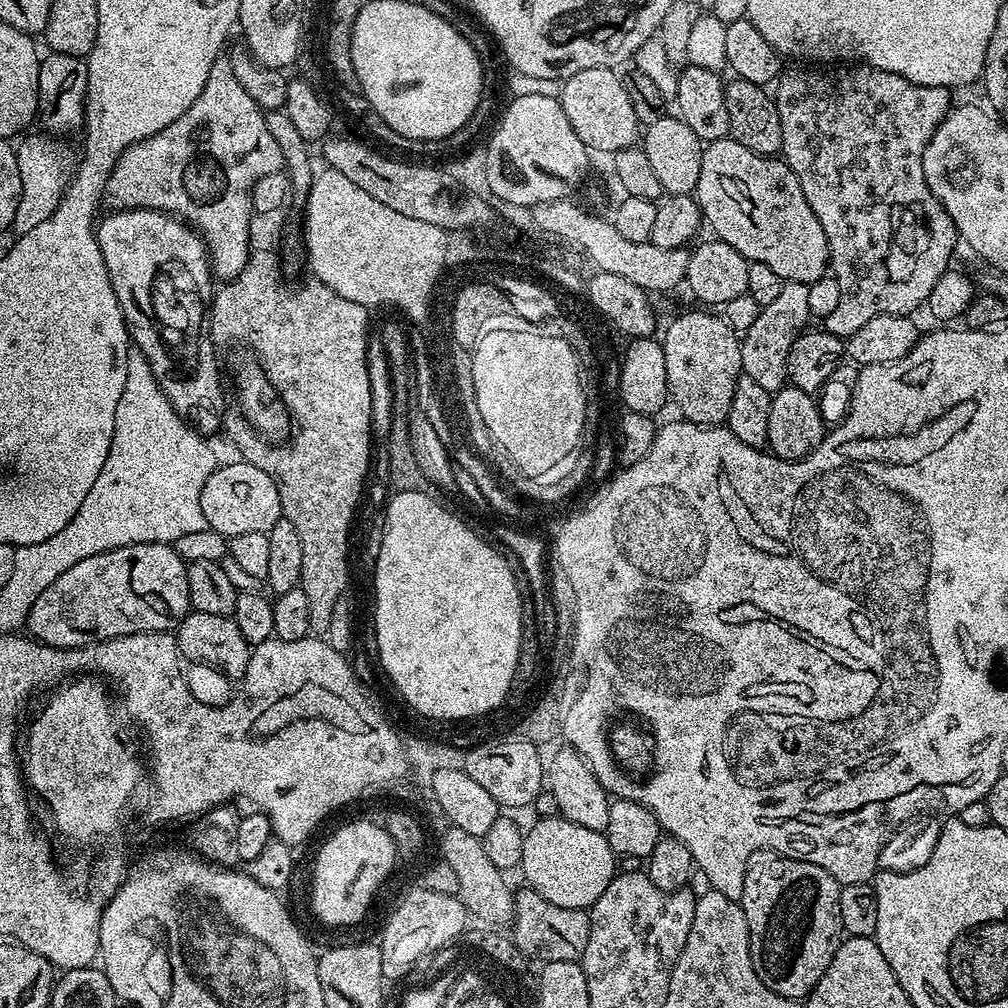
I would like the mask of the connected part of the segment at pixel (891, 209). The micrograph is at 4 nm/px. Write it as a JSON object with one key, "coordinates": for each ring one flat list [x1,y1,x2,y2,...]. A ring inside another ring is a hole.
{"coordinates":[[848,66,845,72,788,72,785,71,783,75,775,81,774,99,778,106,778,122,782,122,782,146,780,152,782,153,782,159,784,163,790,166,790,170,794,174,794,178,798,178,798,186,802,186,802,194,806,194,806,202,810,202,810,210,814,210,814,218,818,218,818,222,822,222,822,230,826,234,826,242,828,243,828,254,830,257,830,272,835,276,838,282,838,290,842,290,842,298,838,302,836,309,831,313,823,317,822,328,823,331,834,334,841,338,847,338,854,334,854,330,859,330,861,326,866,326,866,322,870,322,870,318,878,318,878,314,898,314,899,316,906,316,915,313,915,308,923,309,927,305,930,298,930,290,934,290,934,285,938,283,938,278,942,278,944,272,949,271,950,265,948,264,952,260,952,251,955,250,956,244,958,245,958,237,956,234,956,227,954,222,950,218,950,214,946,214,946,210,942,206,942,202,938,202,938,198,934,198,934,194,930,190,930,186,926,182,924,177,924,171,922,170,922,158,924,157,924,151,926,146,930,142,930,138,934,134,934,130,938,130,938,126,944,121,944,115,950,111,953,107,954,99,952,100,953,93,947,88,939,88,938,86,922,86,921,84,915,84,910,82,906,78,902,78,898,74,893,72,887,72,886,70,878,70,877,68,869,68,867,66]]}

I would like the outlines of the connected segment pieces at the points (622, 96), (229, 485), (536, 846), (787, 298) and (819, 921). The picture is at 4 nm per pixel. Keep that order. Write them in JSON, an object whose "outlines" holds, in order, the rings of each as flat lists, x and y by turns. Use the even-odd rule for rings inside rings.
{"outlines":[[[610,68,582,70,567,77,560,89,558,99,566,118,570,118,570,126,574,126,574,134,578,134,578,138,582,138,584,145,593,153,611,154,631,148,642,132,640,120,634,114,634,106,630,106,621,73,618,73]],[[235,462,221,463,217,466,202,487,202,513,212,532,216,531,223,538,231,538,238,534,258,534,269,532,274,522,282,519,278,486,266,470,258,470,258,466]],[[561,815,535,822,532,829,525,831,519,866,528,879,525,880,527,887,542,894,546,902,554,902,554,906,591,909,618,872,618,857,610,850,608,839,604,833,586,830,586,826,578,826]],[[793,280,785,282,781,292,774,298,774,302,763,305,754,326,750,326,750,330,742,334,740,353,743,375,754,378,754,382,758,382,762,390,775,394,789,383,790,346,794,346,800,333,809,327,809,295,808,285]],[[767,850,750,854,748,865,746,866,746,878,744,879,742,894,739,898,742,910,746,914,746,926,750,930,750,958,754,962,754,970,758,974,758,978,762,978,762,982,766,982,766,986,770,986,770,990,774,990,779,996,803,1001,808,993,814,990,818,978,822,978,822,974,826,974,826,966,830,966,841,939,845,935,842,918,838,914,838,898,840,897,841,887,841,884,834,877,826,874,826,870,822,870,822,866,814,866,810,862,802,862,789,856,782,856,779,852]]]}

